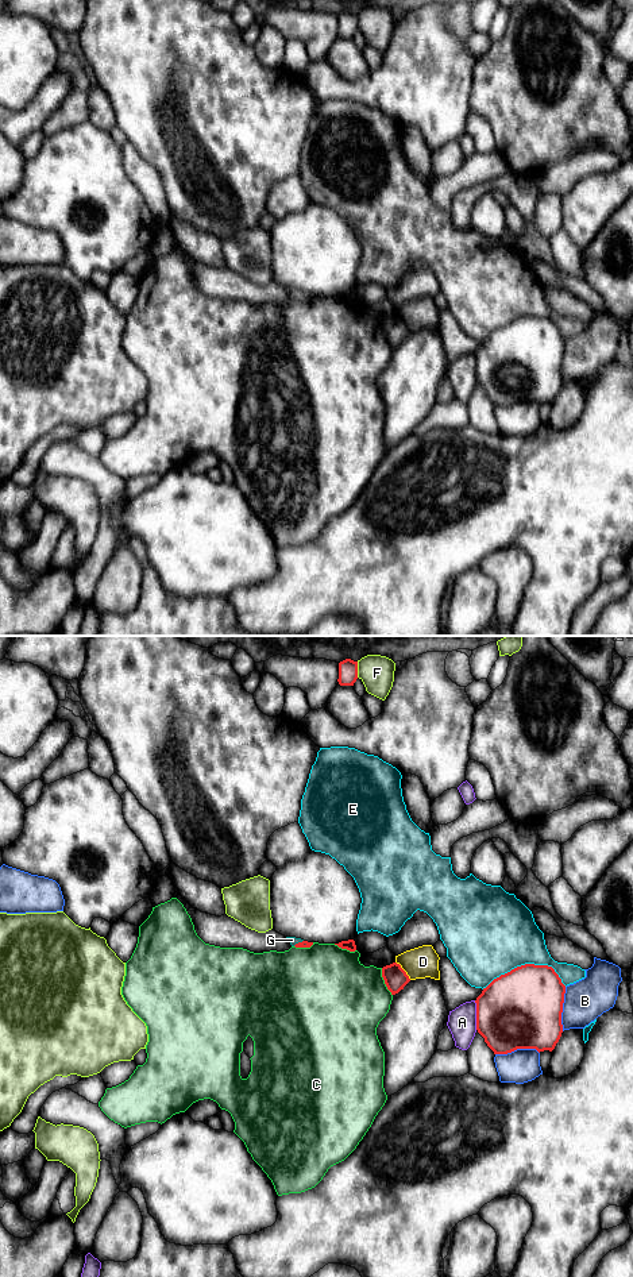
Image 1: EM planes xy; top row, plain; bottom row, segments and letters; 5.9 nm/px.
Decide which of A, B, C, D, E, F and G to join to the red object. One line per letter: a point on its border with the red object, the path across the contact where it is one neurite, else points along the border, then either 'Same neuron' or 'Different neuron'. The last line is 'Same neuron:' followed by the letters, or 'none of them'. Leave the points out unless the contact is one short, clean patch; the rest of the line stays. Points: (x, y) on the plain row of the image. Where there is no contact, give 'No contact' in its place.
A: Touches red at xy (477, 367). Different neuron
B: Touches red at xy (562, 361). Different neuron
C: Touches red at xy (385, 334). Different neuron
D: Touches red at xy (404, 323). Different neuron
E: Touches red at xy (525, 316). Different neuron
F: Touches red at xy (356, 22). Different neuron
G: Touches red at xy (298, 294). Path across: xy (304, 296), (298, 294), (292, 292). Same neuron
Same neuron: G

